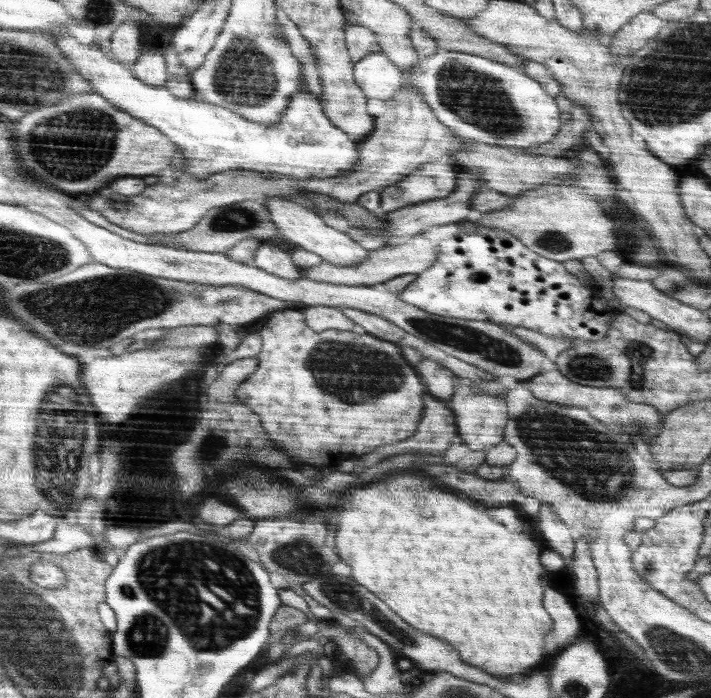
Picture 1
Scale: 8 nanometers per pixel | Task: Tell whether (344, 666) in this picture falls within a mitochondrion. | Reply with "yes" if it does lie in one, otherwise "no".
no

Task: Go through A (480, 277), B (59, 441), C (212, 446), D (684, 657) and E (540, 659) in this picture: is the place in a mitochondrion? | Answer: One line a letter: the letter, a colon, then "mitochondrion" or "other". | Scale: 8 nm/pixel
A: other
B: mitochondrion
C: mitochondrion
D: mitochondrion
E: other

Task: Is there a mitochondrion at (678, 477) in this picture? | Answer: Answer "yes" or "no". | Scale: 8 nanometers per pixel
no

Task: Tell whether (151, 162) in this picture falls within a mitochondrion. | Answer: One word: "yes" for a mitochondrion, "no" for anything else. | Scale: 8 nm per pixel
no

